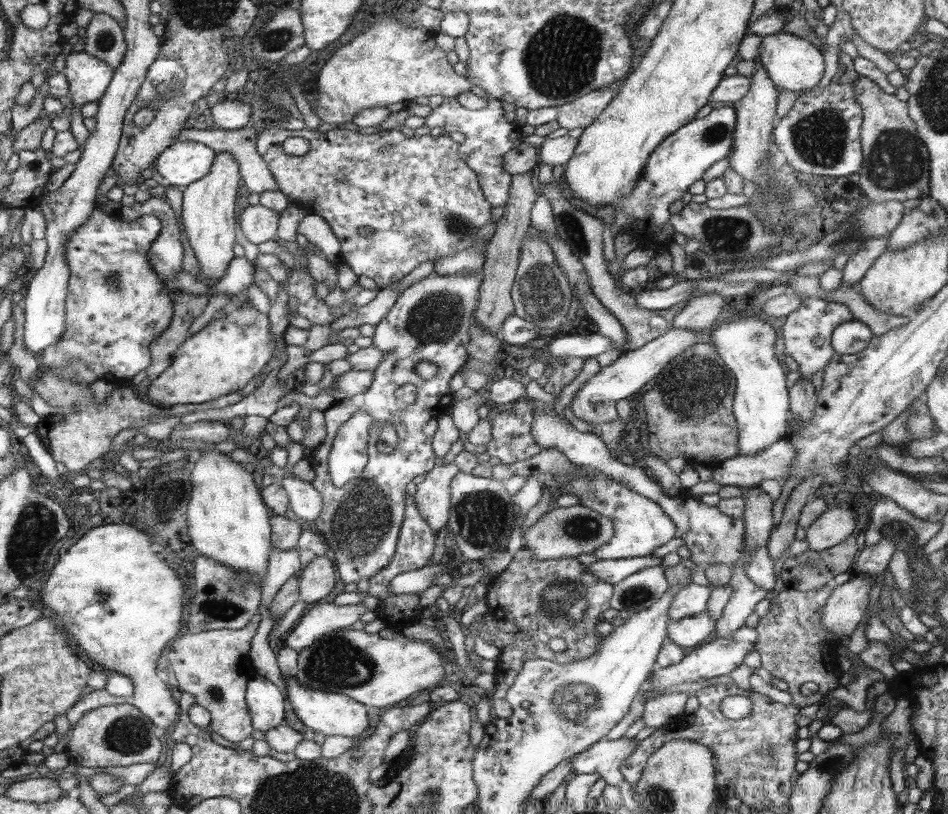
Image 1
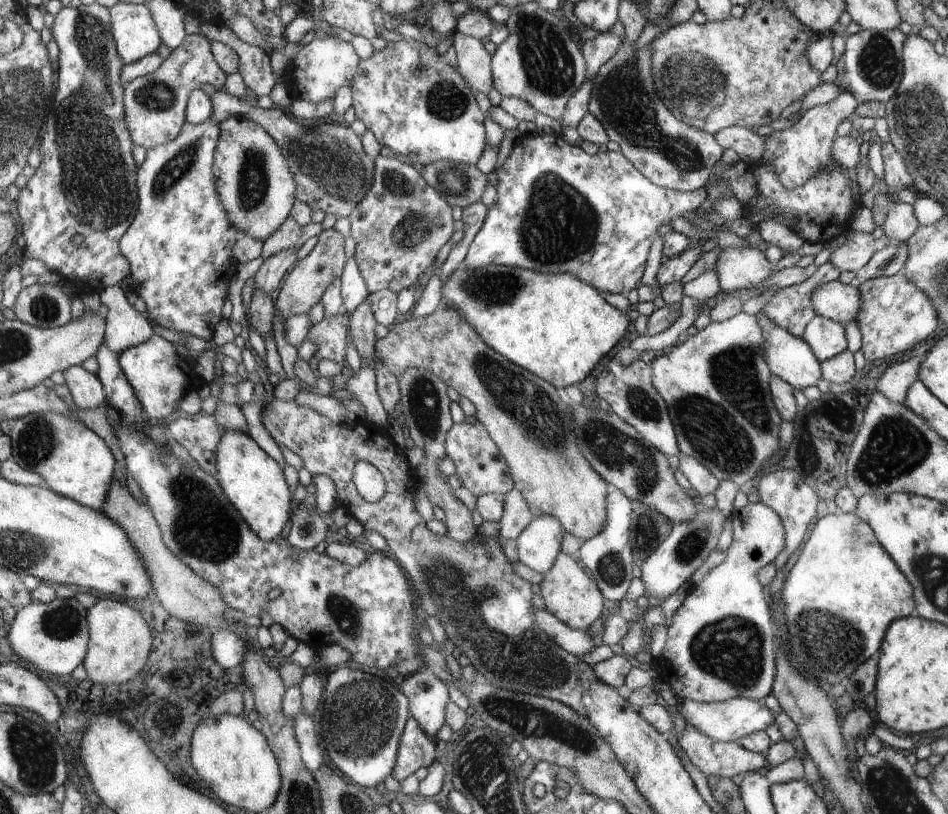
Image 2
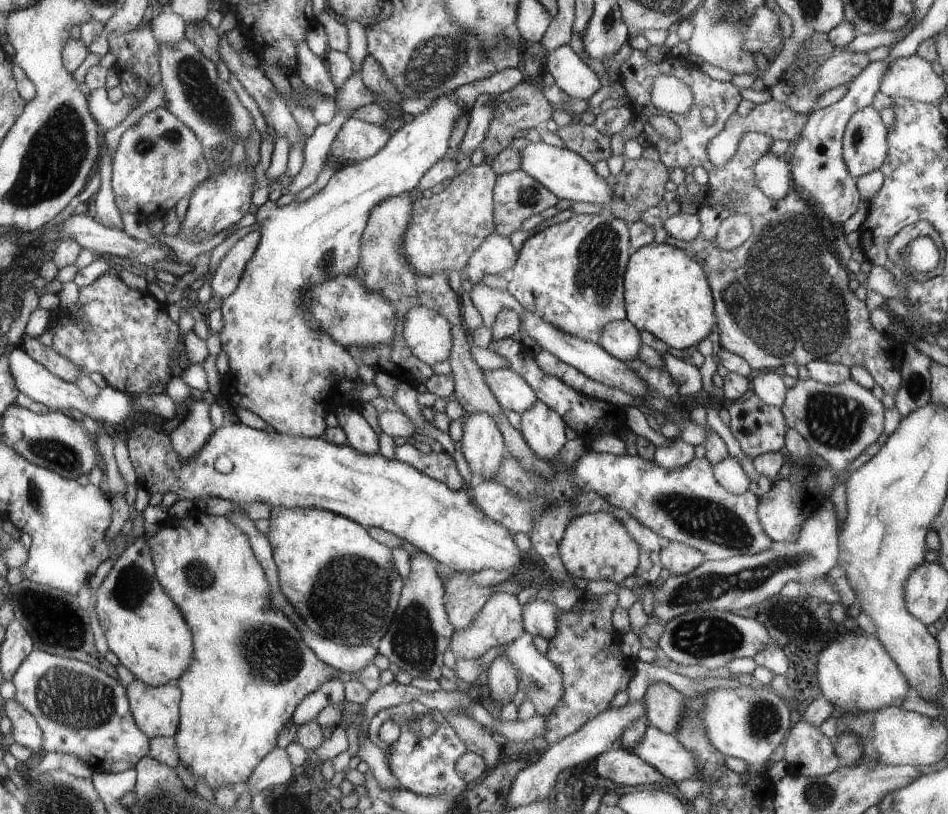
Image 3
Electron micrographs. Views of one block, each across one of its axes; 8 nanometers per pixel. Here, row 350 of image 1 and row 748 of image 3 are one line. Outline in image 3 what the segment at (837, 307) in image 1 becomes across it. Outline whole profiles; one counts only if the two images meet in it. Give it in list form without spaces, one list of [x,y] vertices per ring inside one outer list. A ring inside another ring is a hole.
[[[797,719],[794,728],[784,742],[784,765],[787,772],[815,777],[830,774],[835,768],[842,766],[838,755],[835,753],[835,744],[833,739],[826,737],[819,727],[808,724],[806,721]]]

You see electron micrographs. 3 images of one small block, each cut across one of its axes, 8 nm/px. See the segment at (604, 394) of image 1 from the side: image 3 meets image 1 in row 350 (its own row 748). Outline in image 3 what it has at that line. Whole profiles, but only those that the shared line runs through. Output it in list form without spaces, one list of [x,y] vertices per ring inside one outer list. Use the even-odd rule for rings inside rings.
[[[649,726],[643,739],[629,749],[676,784],[699,773],[696,757],[672,733],[656,727]]]

